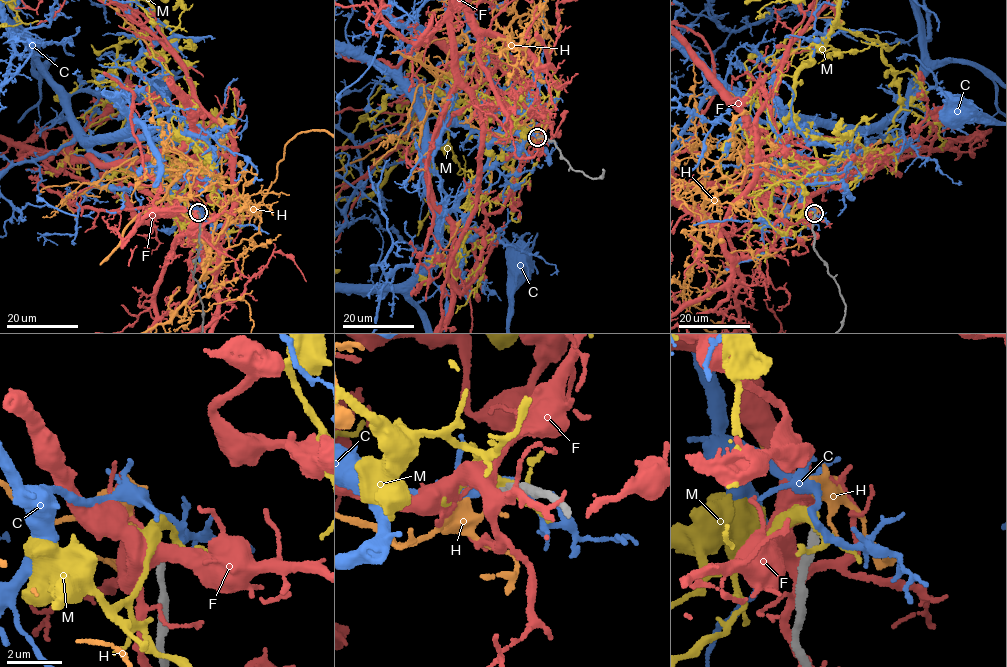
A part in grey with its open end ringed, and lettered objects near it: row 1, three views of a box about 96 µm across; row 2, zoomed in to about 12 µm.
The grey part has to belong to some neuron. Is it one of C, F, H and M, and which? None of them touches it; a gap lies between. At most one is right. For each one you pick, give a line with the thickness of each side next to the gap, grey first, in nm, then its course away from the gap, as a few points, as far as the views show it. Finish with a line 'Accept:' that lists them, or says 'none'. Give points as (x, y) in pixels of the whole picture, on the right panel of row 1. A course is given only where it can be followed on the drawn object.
Accept: none

